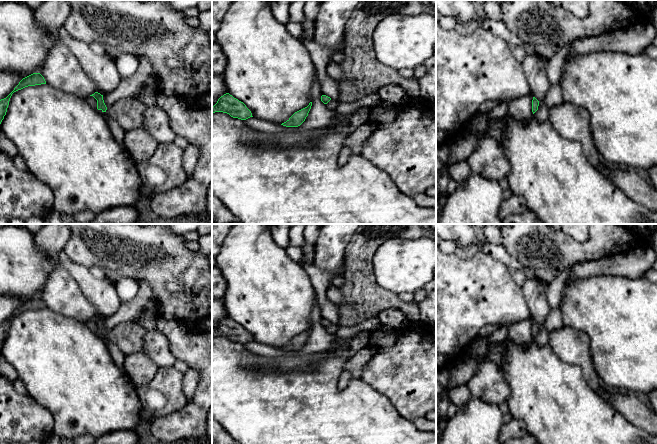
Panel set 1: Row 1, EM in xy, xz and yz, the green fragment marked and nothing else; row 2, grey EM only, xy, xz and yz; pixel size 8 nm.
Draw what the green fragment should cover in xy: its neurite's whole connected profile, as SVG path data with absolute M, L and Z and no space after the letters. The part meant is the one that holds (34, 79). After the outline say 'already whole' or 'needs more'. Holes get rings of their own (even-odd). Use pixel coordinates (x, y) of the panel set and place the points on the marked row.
M33 73L25 78L23 78L19 84L14 88L14 90L4 99L0 100L0 124L6 115L7 108L9 105L10 98L12 94L18 90L21 90L28 86L35 86L46 84L44 77L40 73Z; already whole

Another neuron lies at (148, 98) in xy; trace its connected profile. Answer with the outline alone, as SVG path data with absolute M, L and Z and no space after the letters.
M145 89L141 94L135 96L134 98L148 107L154 106L156 103L156 93Z

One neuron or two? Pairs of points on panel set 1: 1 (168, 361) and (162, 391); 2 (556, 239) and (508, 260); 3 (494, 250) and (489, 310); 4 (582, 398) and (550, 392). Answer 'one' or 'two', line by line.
1: two
2: two
3: two
4: one

